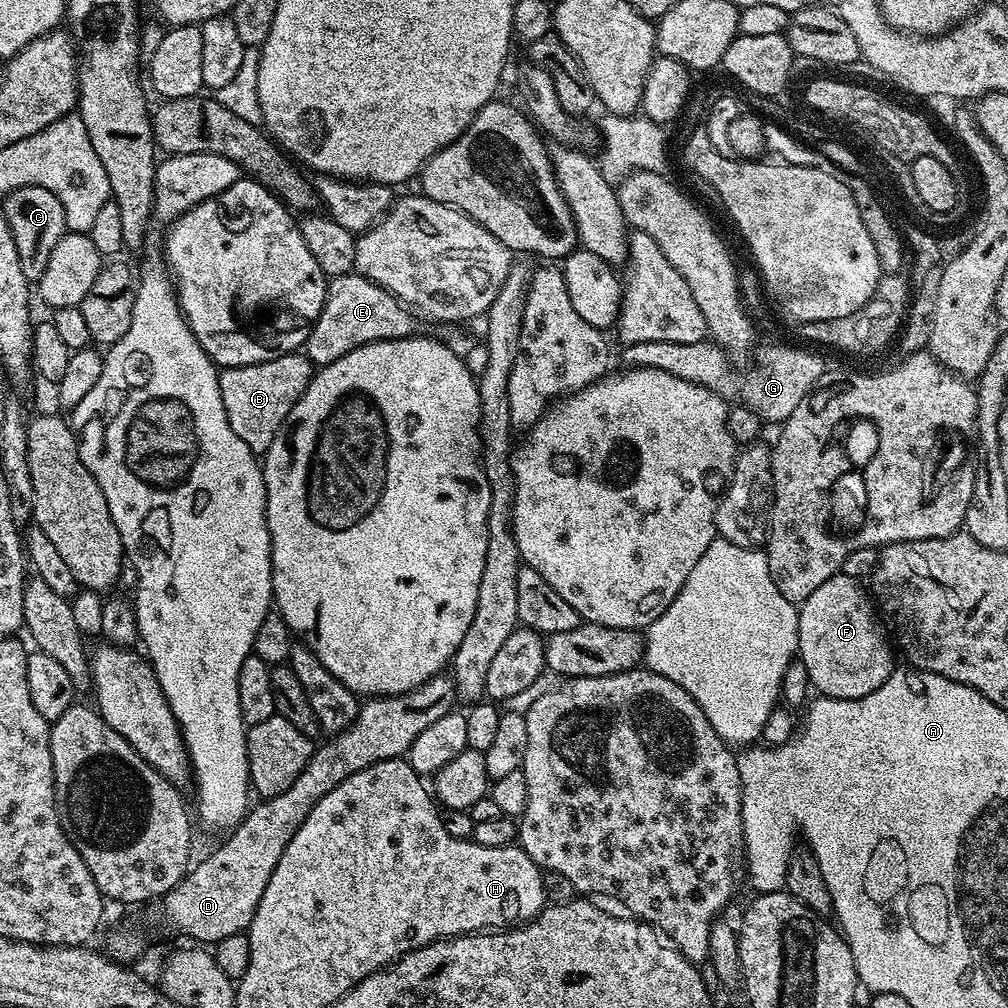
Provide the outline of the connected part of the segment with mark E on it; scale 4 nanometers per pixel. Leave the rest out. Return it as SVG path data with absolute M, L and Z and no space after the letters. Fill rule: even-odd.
M349 274L331 277L327 285L328 293L322 310L306 332L306 355L313 365L338 362L338 358L350 354L350 350L358 350L358 346L379 340L401 340L417 331L412 321L413 313L381 284L370 282L359 274Z

